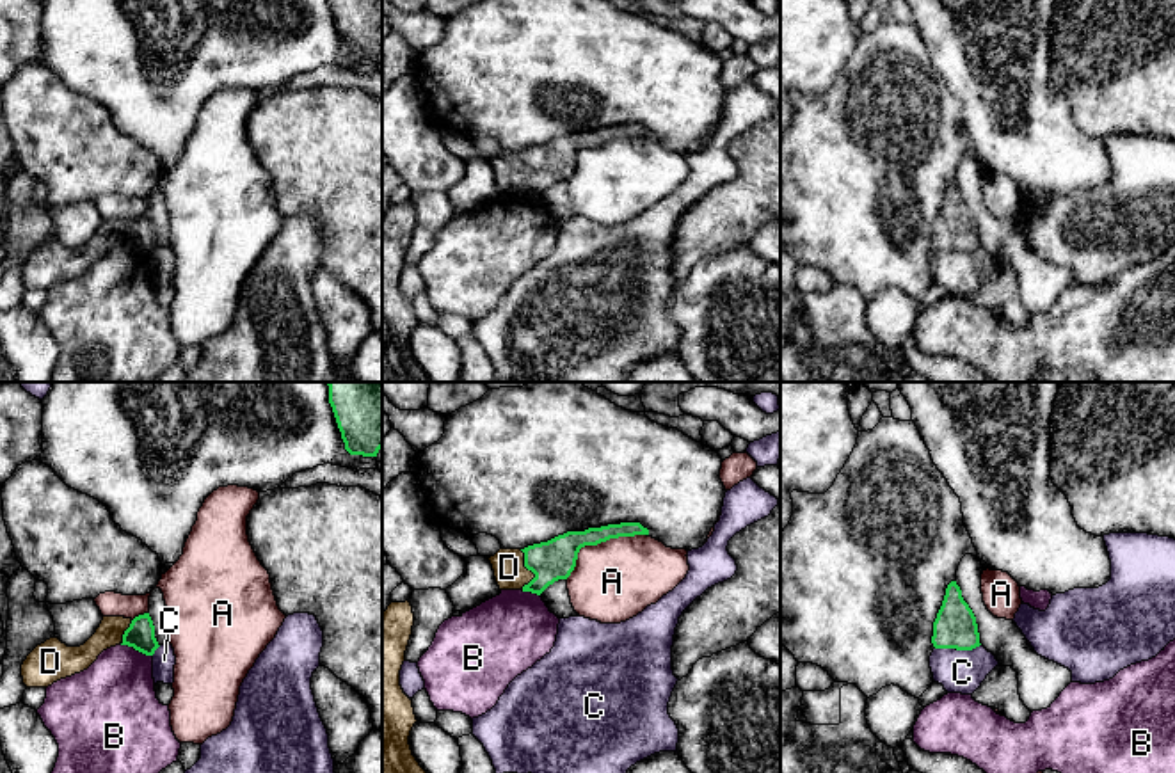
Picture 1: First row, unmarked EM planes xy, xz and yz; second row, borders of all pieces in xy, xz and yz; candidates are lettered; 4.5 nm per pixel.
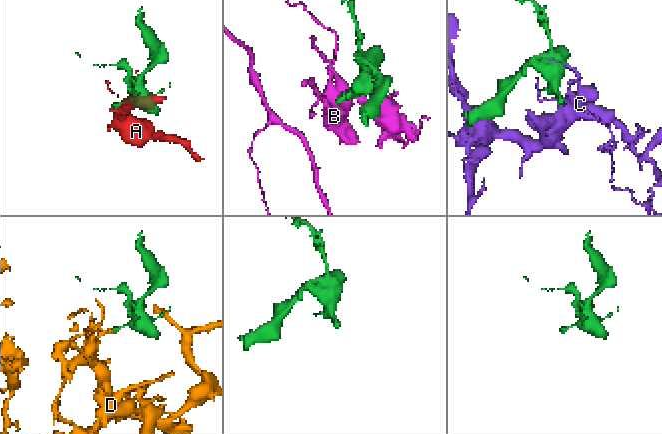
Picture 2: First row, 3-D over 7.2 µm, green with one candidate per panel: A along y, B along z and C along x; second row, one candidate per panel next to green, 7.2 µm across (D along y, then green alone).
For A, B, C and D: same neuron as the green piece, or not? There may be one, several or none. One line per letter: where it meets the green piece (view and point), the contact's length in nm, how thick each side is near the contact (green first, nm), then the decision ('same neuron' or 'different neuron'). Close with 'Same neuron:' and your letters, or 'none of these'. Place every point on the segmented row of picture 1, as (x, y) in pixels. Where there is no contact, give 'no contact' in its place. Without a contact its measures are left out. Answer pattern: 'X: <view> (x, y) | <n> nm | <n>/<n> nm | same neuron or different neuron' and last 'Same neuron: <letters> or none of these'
A: xz (598, 542) | 420 nm | 180/360 nm | different neuron
B: xy (135, 649) | 160 nm | 130/380 nm | different neuron
C: yz (957, 649) | 200 nm | 190/190 nm | different neuron
D: xz (528, 569) | 180 nm | 180/140 nm | same neuron
Same neuron: D

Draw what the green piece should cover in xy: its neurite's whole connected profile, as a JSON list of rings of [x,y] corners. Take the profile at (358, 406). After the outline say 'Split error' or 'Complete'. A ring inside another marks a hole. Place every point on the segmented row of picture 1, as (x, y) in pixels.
[[[327,382],[345,450],[377,457],[382,448],[382,382]]]. Complete

